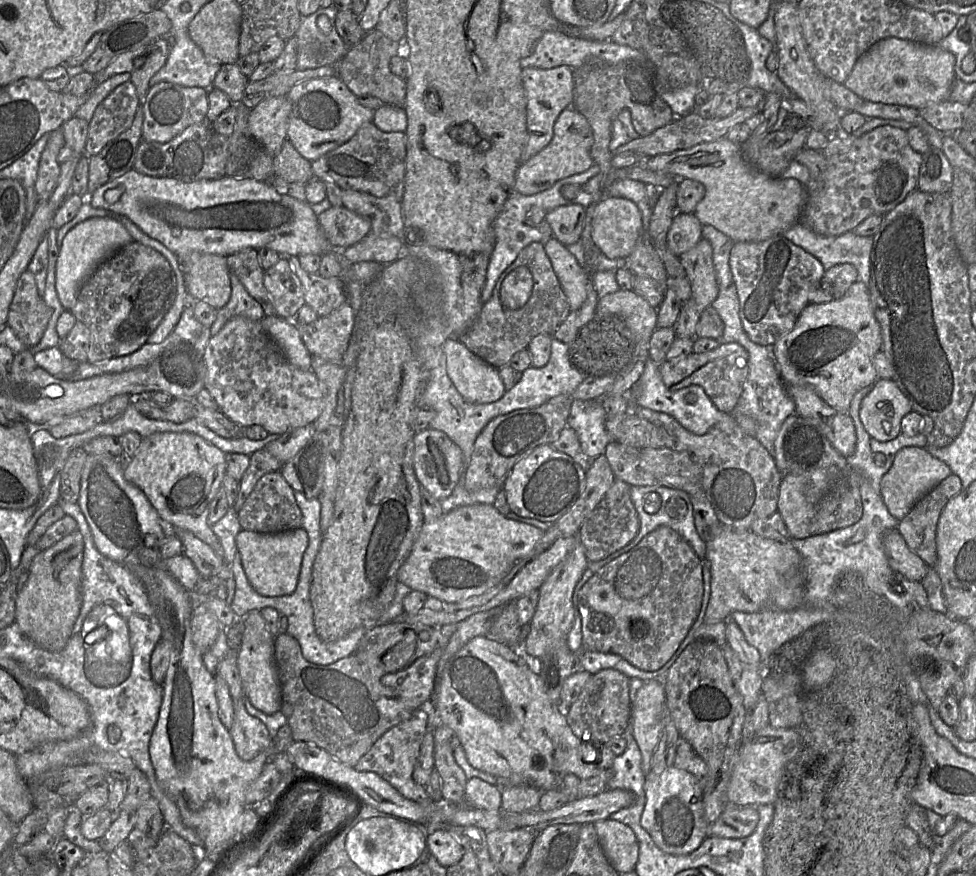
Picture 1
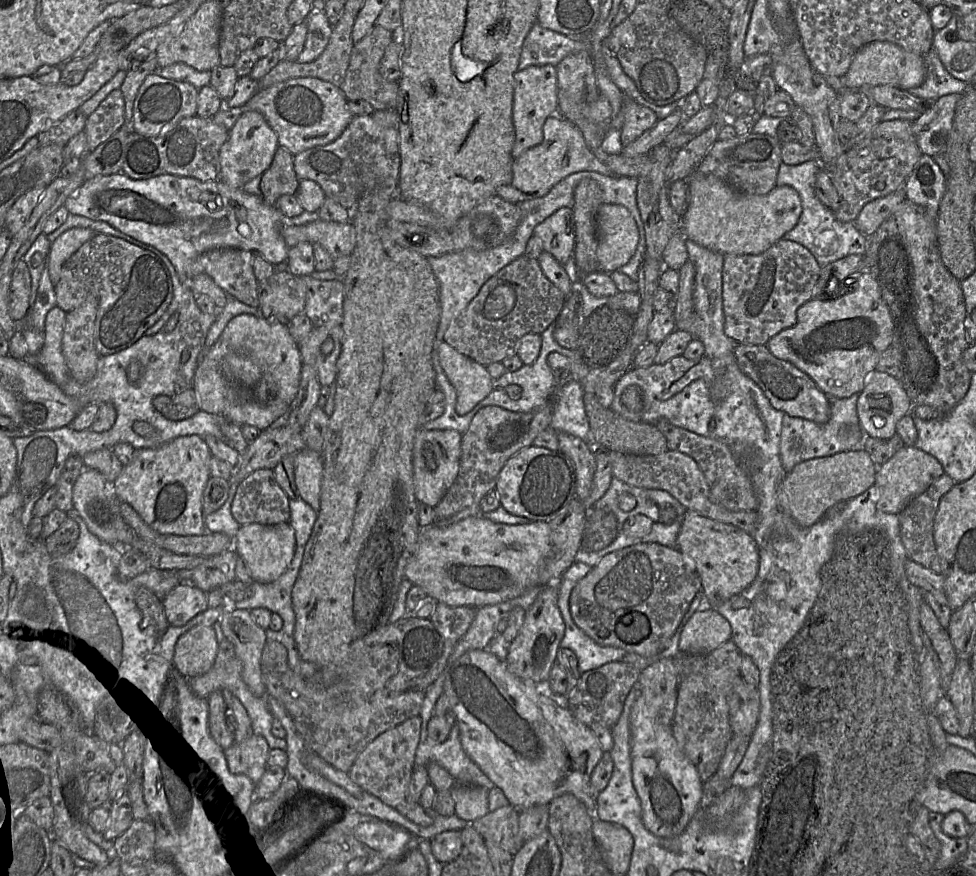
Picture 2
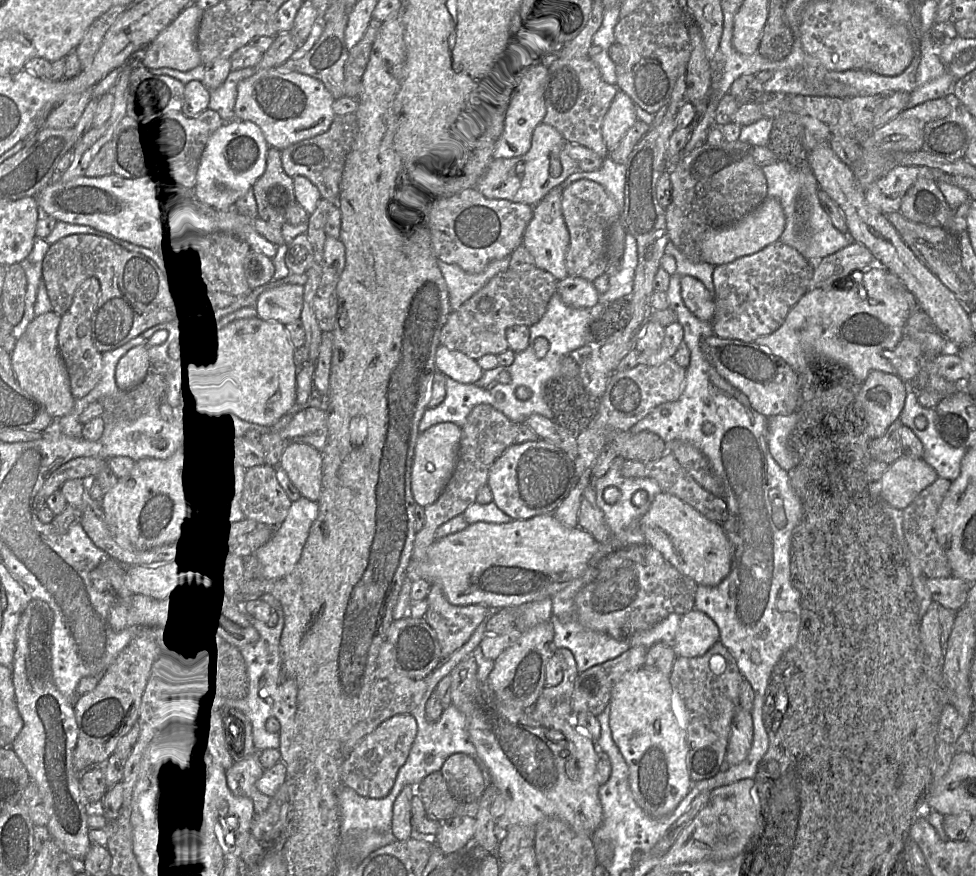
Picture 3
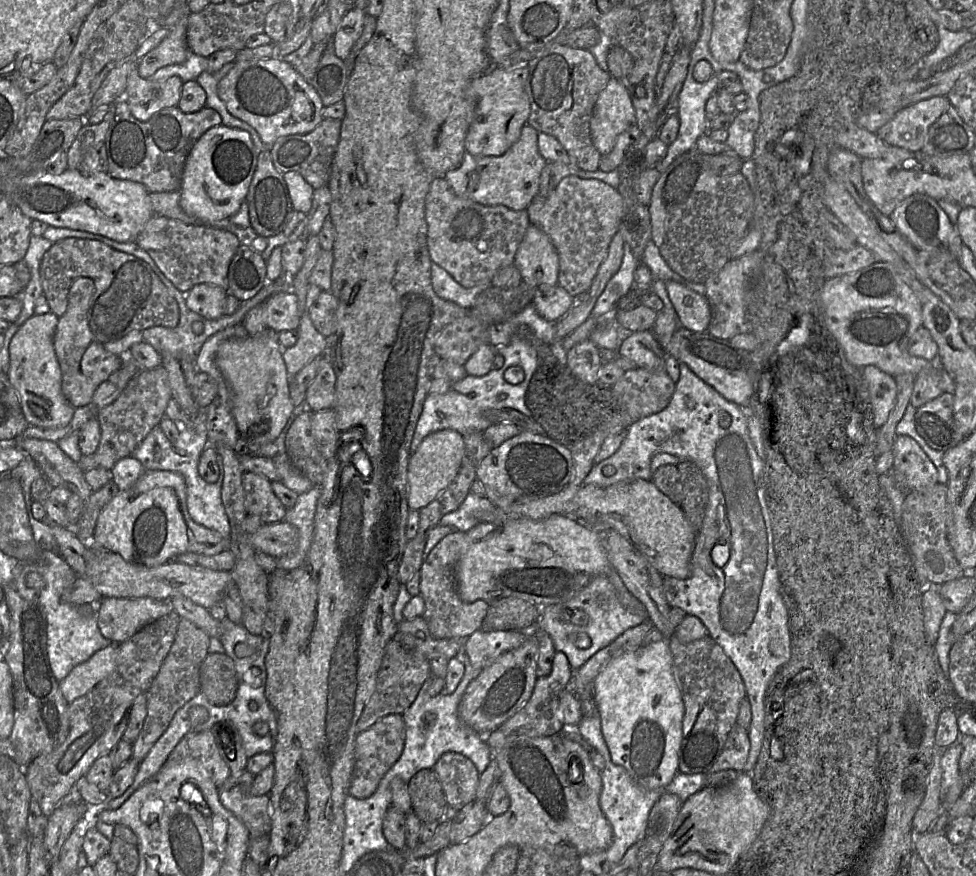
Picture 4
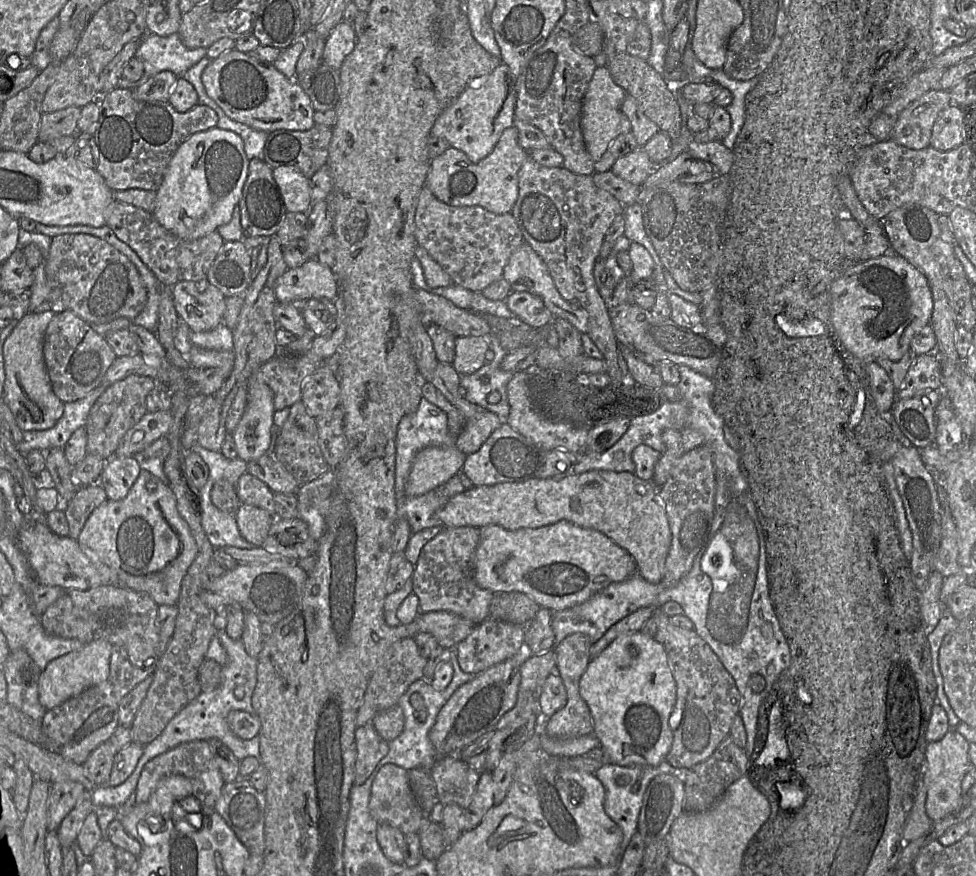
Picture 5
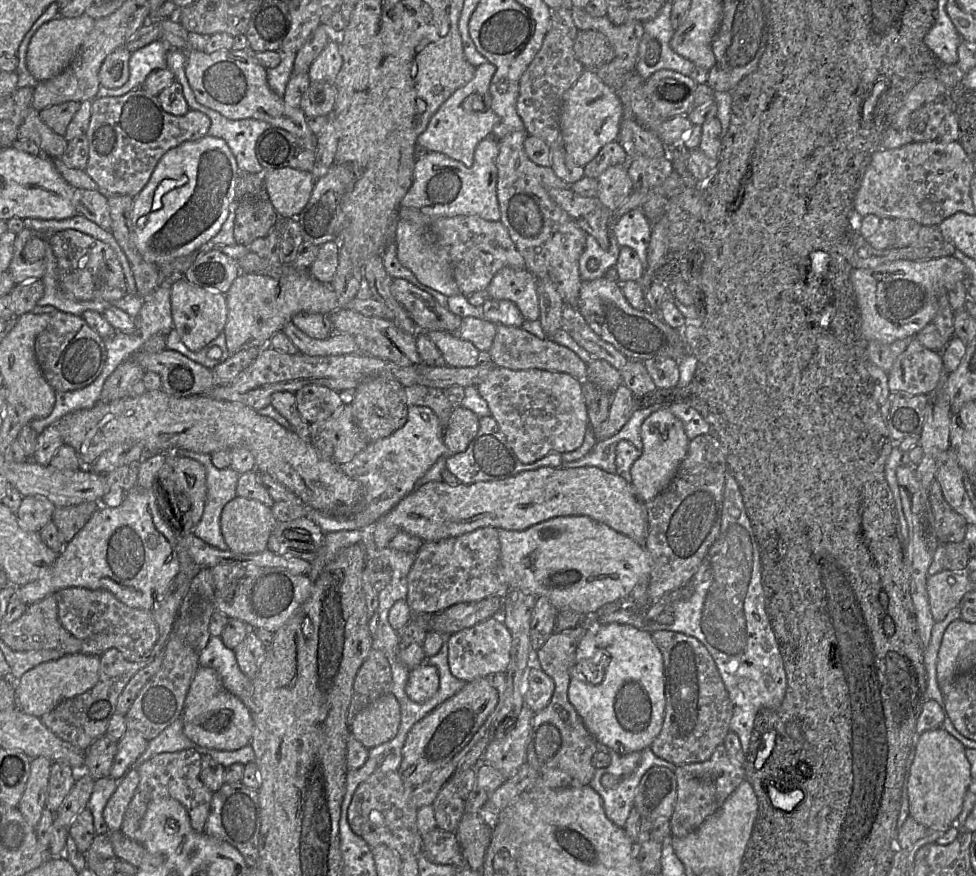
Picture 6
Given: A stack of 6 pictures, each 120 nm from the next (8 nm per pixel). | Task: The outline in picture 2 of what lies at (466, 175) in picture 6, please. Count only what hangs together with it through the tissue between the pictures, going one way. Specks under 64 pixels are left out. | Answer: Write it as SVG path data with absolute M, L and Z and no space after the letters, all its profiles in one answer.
M559 114L551 115L543 124L542 142L514 159L512 181L500 186L496 195L511 203L519 203L539 198L547 194L557 183L570 174L581 171L593 171L618 177L610 168L586 146L583 134L576 125Z

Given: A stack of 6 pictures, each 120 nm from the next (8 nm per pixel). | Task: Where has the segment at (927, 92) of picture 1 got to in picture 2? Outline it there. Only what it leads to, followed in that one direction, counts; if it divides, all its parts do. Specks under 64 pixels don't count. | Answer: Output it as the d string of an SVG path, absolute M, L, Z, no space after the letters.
M874 41L857 51L848 72L843 76L843 83L848 90L875 85L890 85L909 91L920 86L926 78L923 56L908 52L900 46L886 41Z

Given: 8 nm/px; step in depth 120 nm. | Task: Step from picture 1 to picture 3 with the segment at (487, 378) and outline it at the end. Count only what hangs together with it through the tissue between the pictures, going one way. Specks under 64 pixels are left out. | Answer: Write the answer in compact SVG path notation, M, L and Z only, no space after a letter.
M443 345L437 347L435 367L437 373L458 383L470 385L475 384L484 373L477 361L461 352L449 350Z

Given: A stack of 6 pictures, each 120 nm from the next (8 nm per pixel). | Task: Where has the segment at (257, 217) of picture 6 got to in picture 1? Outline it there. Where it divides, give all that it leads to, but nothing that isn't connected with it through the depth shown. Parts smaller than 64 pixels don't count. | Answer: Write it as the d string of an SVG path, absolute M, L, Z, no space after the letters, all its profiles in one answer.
M286 139L273 160L273 178L282 178L289 183L306 184L314 178L311 162L303 158Z

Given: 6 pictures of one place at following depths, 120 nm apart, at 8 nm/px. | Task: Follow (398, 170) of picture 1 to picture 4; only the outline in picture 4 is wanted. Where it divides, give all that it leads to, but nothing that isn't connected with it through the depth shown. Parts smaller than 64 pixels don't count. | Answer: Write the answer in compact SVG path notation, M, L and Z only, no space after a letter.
M324 119L313 131L278 138L269 148L276 170L299 173L313 189L328 186L331 165L340 138L341 120Z

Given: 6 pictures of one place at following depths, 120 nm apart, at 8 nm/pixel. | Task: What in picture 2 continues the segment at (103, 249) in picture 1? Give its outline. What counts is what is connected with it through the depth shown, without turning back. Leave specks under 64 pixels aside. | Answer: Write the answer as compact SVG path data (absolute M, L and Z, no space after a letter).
M73 228L63 233L51 244L49 254L49 274L54 286L61 277L64 263L87 241L98 233L88 228Z

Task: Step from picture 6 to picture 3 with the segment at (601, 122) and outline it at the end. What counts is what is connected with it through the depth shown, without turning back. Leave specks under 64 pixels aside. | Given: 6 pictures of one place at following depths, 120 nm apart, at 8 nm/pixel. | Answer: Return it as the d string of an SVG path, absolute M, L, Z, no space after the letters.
M618 91L604 116L601 133L607 149L613 151L624 134L637 120L634 102Z

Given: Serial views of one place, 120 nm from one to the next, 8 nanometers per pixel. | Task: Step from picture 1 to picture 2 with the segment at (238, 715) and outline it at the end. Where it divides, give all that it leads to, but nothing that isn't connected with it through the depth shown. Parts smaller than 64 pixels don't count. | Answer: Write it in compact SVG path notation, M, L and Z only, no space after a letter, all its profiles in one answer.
M251 733L249 737L240 742L234 742L230 748L225 750L228 768L235 774L248 776L257 785L267 768L267 758L270 748L263 736Z

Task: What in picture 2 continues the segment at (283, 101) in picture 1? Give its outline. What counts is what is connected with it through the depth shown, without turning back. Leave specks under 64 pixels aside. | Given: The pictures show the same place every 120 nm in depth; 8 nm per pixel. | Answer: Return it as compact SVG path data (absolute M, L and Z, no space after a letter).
M246 111L228 132L228 139L219 151L219 175L217 180L233 188L241 188L251 179L262 175L271 165L279 147L276 132L264 116L257 111Z

